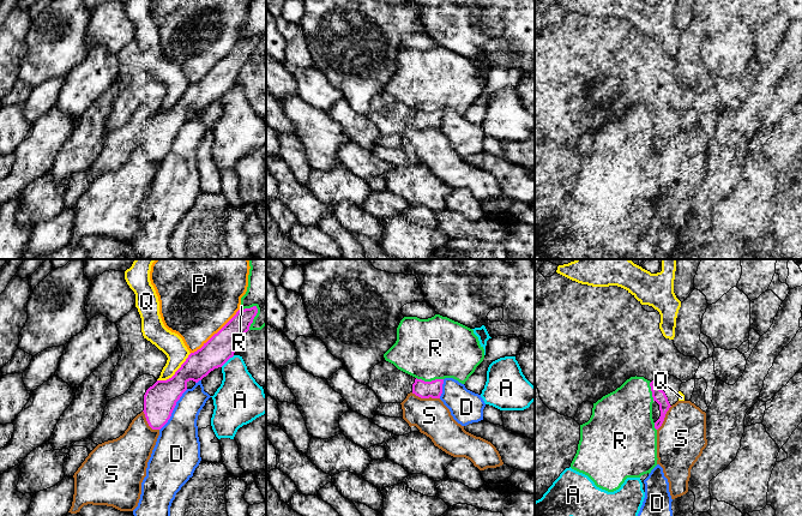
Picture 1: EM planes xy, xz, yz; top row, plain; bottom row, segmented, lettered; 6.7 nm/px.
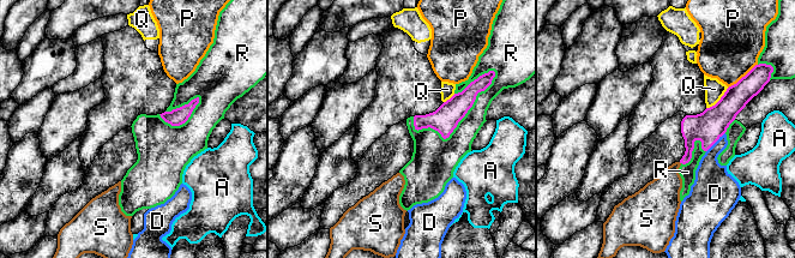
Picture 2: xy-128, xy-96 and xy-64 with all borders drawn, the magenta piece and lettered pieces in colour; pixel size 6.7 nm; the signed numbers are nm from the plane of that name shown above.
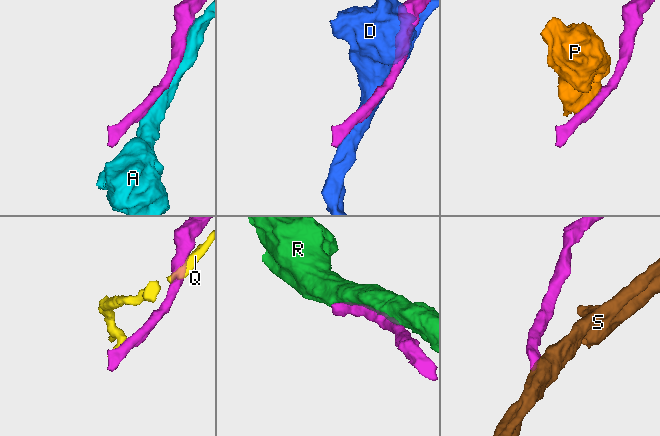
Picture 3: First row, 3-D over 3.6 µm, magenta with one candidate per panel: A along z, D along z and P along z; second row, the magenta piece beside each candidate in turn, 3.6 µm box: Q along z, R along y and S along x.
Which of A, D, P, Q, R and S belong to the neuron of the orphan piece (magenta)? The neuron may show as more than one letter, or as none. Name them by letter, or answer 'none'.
none

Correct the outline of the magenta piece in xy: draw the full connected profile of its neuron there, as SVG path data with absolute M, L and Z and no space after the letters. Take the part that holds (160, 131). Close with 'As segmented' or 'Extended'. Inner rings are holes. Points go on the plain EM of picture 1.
M257 37L239 41L236 46L204 77L194 84L191 84L175 106L167 112L157 112L153 107L143 106L134 112L127 124L108 132L102 152L91 166L95 175L102 175L119 169L128 160L132 151L140 145L145 145L146 152L152 161L161 161L170 150L171 144L182 125L187 121L187 114L193 112L198 114L215 100L222 98L234 88L236 77L241 68L249 61L254 48L258 44Z. Extended

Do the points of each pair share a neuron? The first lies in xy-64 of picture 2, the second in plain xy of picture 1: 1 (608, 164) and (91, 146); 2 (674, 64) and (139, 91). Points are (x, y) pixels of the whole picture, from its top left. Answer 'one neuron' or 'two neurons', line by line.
1: one neuron
2: one neuron

